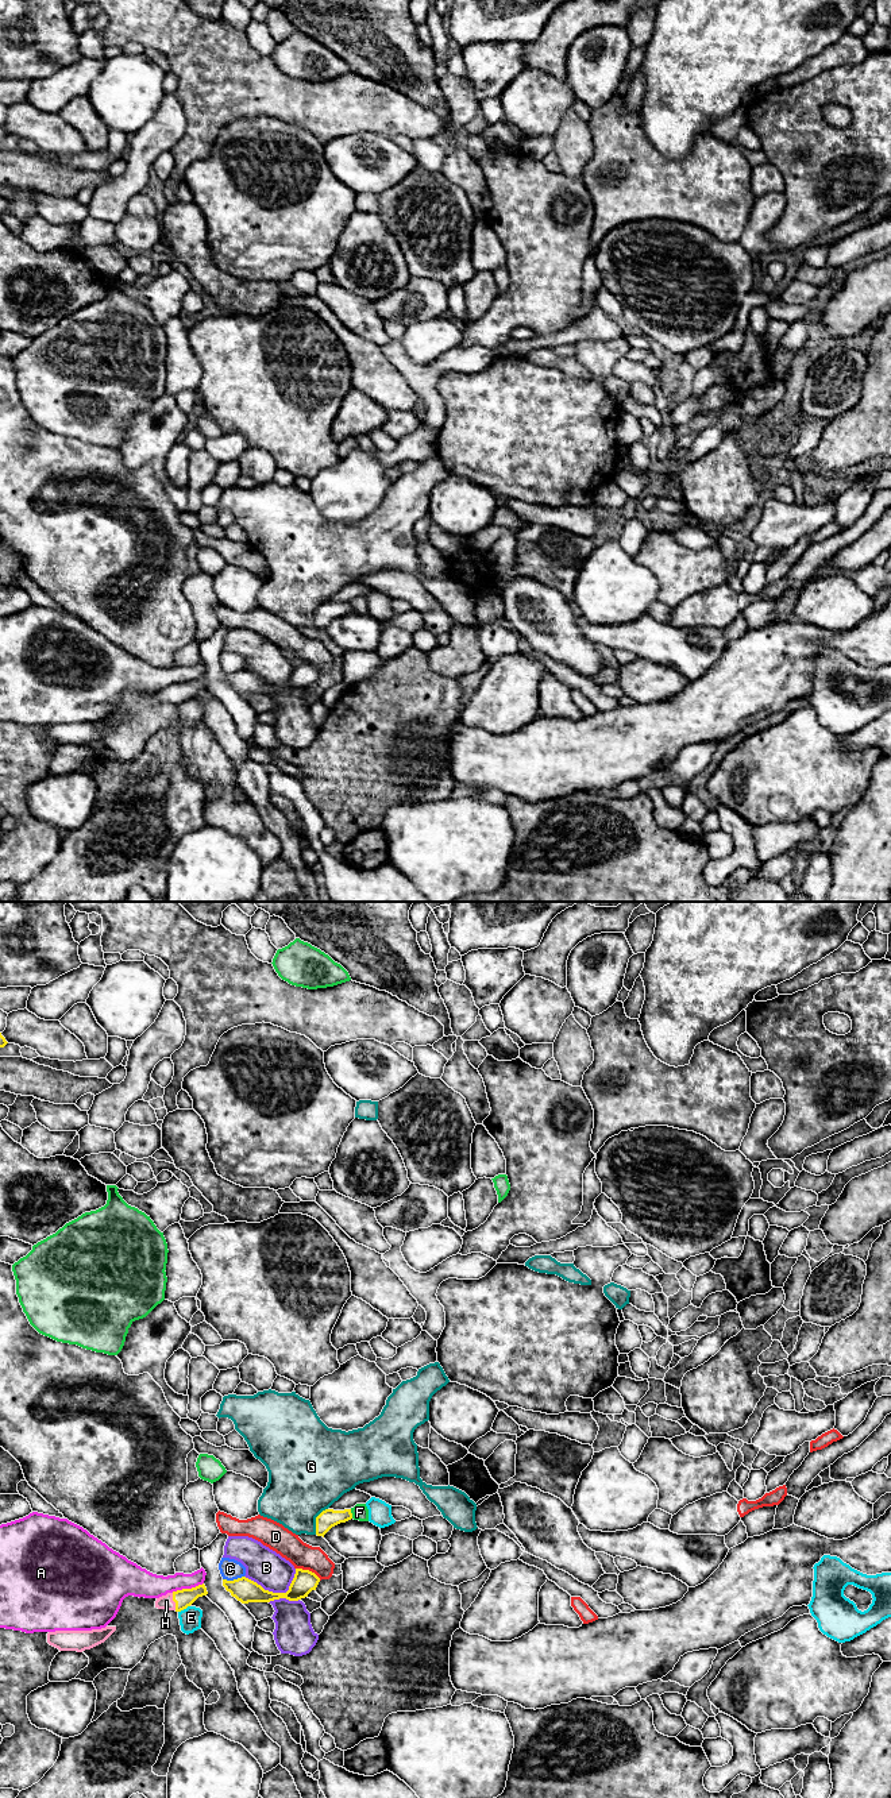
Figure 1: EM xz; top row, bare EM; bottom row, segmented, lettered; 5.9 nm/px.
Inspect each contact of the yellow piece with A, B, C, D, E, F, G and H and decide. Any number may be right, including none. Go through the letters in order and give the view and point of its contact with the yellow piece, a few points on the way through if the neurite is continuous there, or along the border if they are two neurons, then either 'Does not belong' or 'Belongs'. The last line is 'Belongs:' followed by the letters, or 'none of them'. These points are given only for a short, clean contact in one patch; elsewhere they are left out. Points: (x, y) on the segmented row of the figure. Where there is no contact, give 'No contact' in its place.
A: Touches yellow at xz (186, 1589). Does not belong
B: Touches yellow at xz (276, 1593). Does not belong
C: Touches yellow at xz (234, 1579). Boundary: xz (243, 1575), (235, 1579), (223, 1579). Does not belong
D: Touches yellow at xz (308, 1570). Does not belong
E: Touches yellow at xz (184, 1608). Does not belong
F: Touches yellow at xz (351, 1513). Does not belong
G: Touches yellow at xz (316, 1520). Does not belong
H: Touches yellow at xz (173, 1600). Path across: xz (185, 1597), (173, 1600), (166, 1601). Belongs
Belongs: H

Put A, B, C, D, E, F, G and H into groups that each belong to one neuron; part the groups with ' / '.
A / B / C / D / E / F / G / H

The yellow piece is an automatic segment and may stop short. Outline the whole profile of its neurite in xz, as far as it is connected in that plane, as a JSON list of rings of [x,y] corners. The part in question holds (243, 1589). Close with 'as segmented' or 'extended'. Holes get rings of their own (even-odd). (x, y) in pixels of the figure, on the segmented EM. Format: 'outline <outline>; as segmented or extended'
outline [[[296,1569],[294,1578],[286,1593],[273,1593],[265,1590],[256,1582],[242,1577],[234,1581],[223,1579],[223,1586],[227,1591],[231,1593],[242,1604],[248,1602],[270,1602],[279,1598],[286,1598],[289,1601],[298,1601],[308,1597],[312,1590],[316,1590],[320,1578],[309,1571],[302,1569]]]; as segmented

